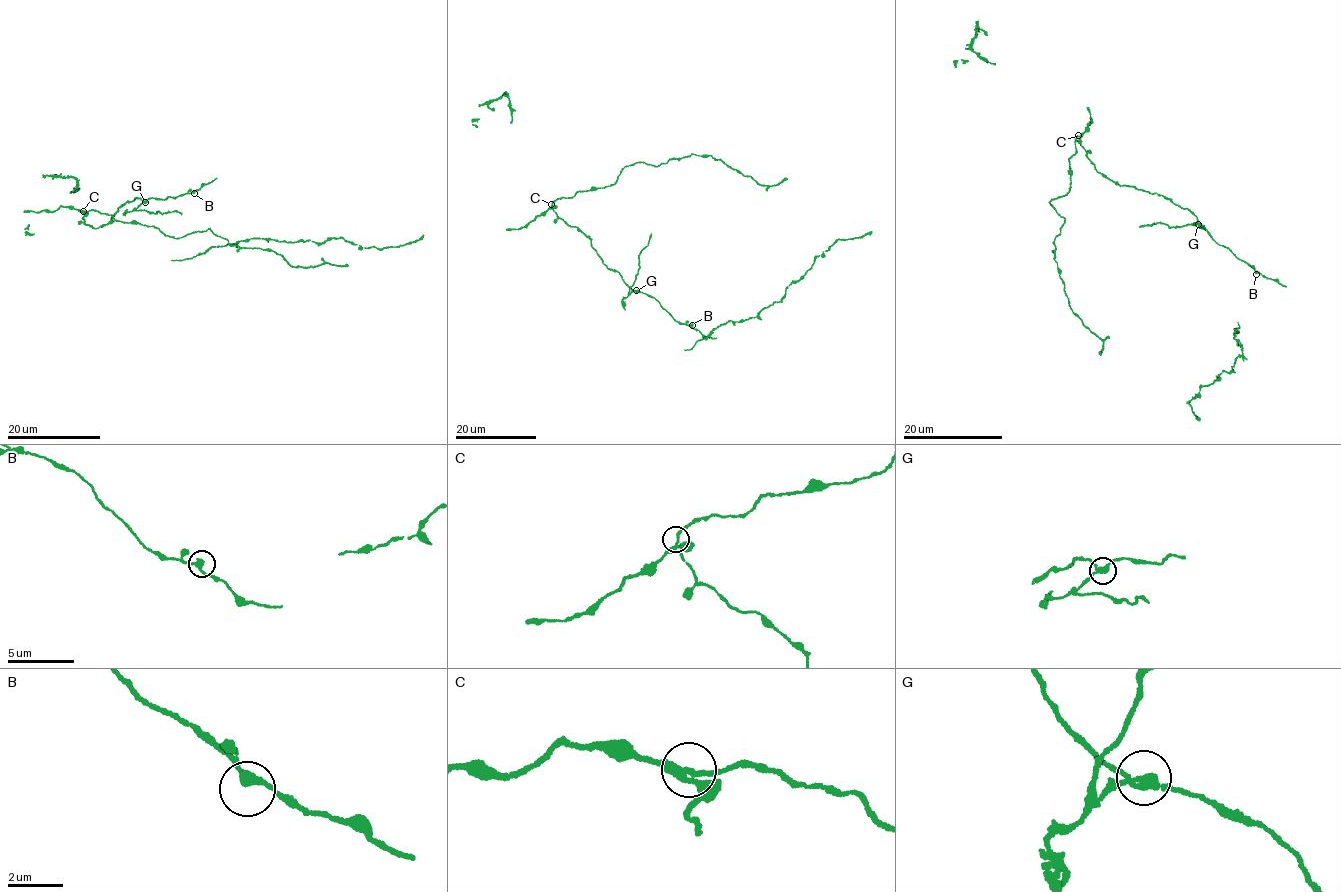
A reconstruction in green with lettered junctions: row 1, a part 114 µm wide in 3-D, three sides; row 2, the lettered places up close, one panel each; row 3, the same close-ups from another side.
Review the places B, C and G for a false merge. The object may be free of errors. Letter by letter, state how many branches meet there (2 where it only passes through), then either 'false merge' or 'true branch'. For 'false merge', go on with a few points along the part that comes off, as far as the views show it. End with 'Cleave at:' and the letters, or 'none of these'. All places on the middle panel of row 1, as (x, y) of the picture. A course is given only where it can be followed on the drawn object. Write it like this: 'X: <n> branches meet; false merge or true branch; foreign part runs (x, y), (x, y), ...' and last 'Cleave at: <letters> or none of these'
B: 2 branches meet; true branch
C: 3 branches meet; true branch
G: 3 branches meet; false merge; foreign part runs (636, 290), (631, 292), (629, 289), (639, 267), (639, 255), (648, 243), (650, 233)
Cleave at: G

